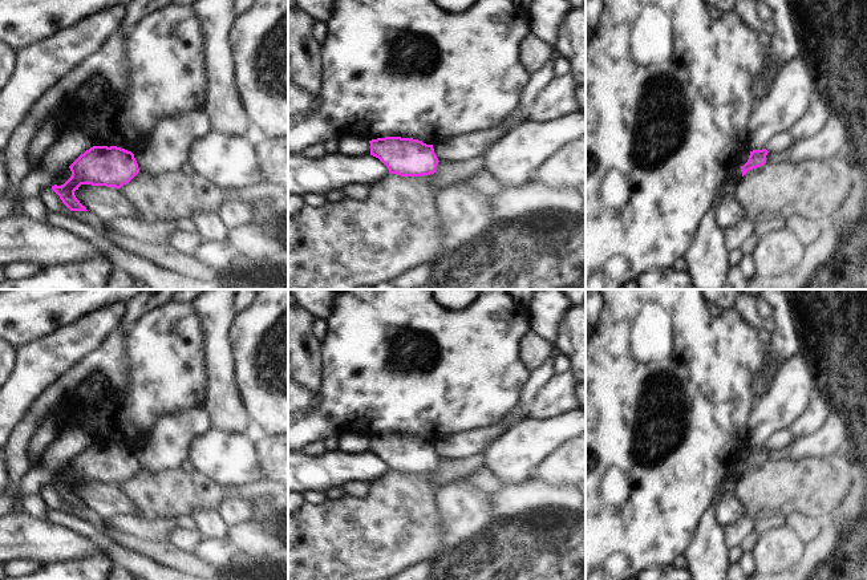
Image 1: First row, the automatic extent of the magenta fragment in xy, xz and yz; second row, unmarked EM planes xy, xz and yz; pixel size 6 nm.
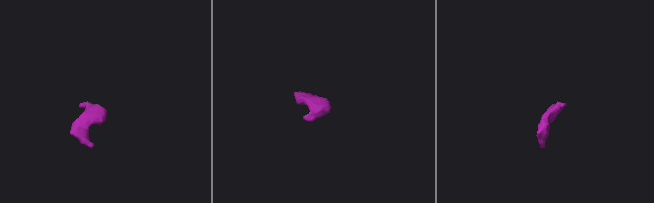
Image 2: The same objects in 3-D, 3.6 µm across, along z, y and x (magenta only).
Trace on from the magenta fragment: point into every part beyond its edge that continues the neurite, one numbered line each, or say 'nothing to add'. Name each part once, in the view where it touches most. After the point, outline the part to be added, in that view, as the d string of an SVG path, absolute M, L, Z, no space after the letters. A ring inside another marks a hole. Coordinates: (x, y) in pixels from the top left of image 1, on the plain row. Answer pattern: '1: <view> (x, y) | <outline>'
nothing to add

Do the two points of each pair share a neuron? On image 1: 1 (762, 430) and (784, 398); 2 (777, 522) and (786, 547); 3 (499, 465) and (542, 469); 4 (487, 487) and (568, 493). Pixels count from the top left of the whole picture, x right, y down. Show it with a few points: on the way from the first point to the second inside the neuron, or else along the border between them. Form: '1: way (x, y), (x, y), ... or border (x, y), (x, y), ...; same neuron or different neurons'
1: way (764, 422), (778, 406); same neuron
2: border (785, 523), (766, 530), (760, 536); different neurons
3: border (558, 446), (529, 474); different neurons
4: border (506, 486), (489, 494); different neurons

